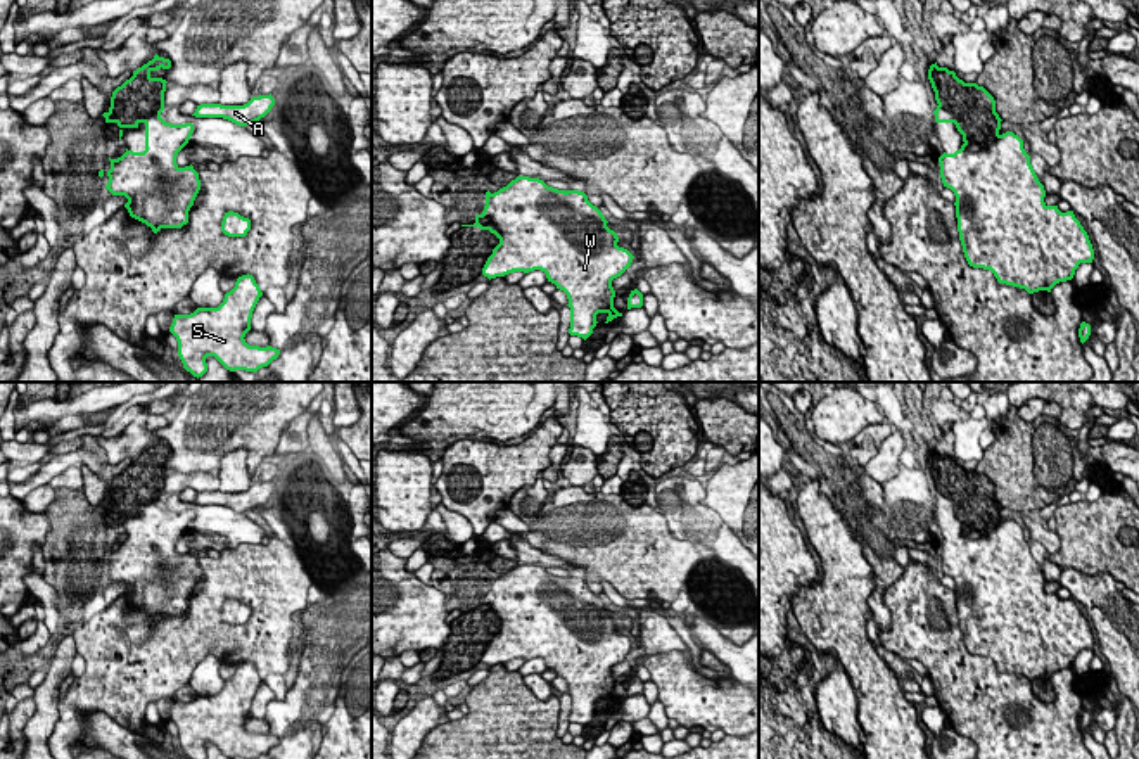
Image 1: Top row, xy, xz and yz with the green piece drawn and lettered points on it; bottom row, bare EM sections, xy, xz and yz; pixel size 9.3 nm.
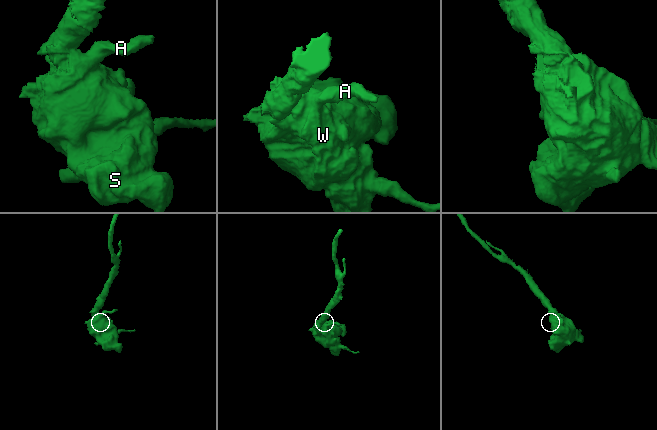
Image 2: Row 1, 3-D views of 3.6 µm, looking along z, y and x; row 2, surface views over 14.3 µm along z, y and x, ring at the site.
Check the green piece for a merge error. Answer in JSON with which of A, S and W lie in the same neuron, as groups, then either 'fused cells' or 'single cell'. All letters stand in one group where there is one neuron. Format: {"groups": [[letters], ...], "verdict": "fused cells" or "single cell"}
{"groups": [["A"], ["S", "W"]], "verdict": "fused cells"}

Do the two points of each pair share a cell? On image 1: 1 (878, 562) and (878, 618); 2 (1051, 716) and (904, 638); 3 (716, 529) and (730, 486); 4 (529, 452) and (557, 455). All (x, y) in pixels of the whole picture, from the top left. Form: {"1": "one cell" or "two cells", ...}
{"1": "one cell", "2": "one cell", "3": "two cells", "4": "two cells"}

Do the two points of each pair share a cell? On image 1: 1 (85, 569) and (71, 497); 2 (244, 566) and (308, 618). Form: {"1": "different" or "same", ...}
{"1": "same", "2": "different"}

